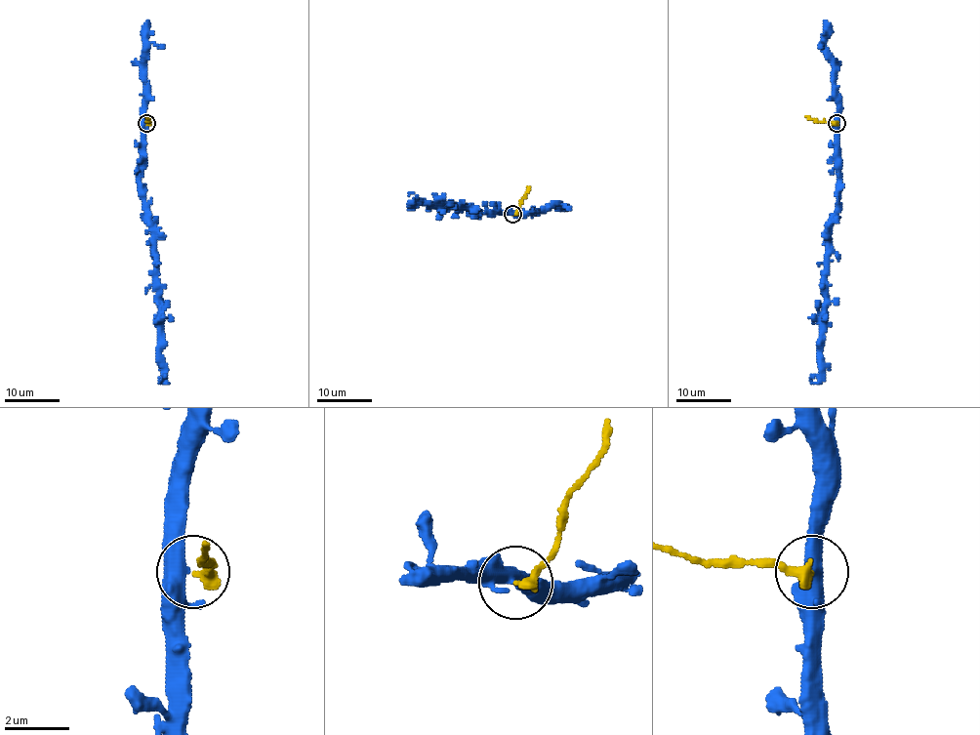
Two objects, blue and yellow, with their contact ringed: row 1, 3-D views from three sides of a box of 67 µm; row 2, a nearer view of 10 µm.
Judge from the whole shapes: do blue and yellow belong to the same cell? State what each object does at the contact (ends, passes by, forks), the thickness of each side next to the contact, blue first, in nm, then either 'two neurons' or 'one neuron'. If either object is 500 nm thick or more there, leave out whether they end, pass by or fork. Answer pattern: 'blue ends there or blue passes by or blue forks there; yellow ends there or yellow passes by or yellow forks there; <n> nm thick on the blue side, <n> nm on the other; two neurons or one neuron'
blue forks there; yellow ends there; 360 nm thick on the blue side, 360 nm on the other; two neurons

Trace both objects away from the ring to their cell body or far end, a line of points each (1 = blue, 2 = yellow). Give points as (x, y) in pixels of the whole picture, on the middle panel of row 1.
1: (512, 214), (467, 212), (468, 209), (413, 203), (416, 199), (413, 193), (409, 196)
2: (512, 214), (520, 205), (528, 186)

